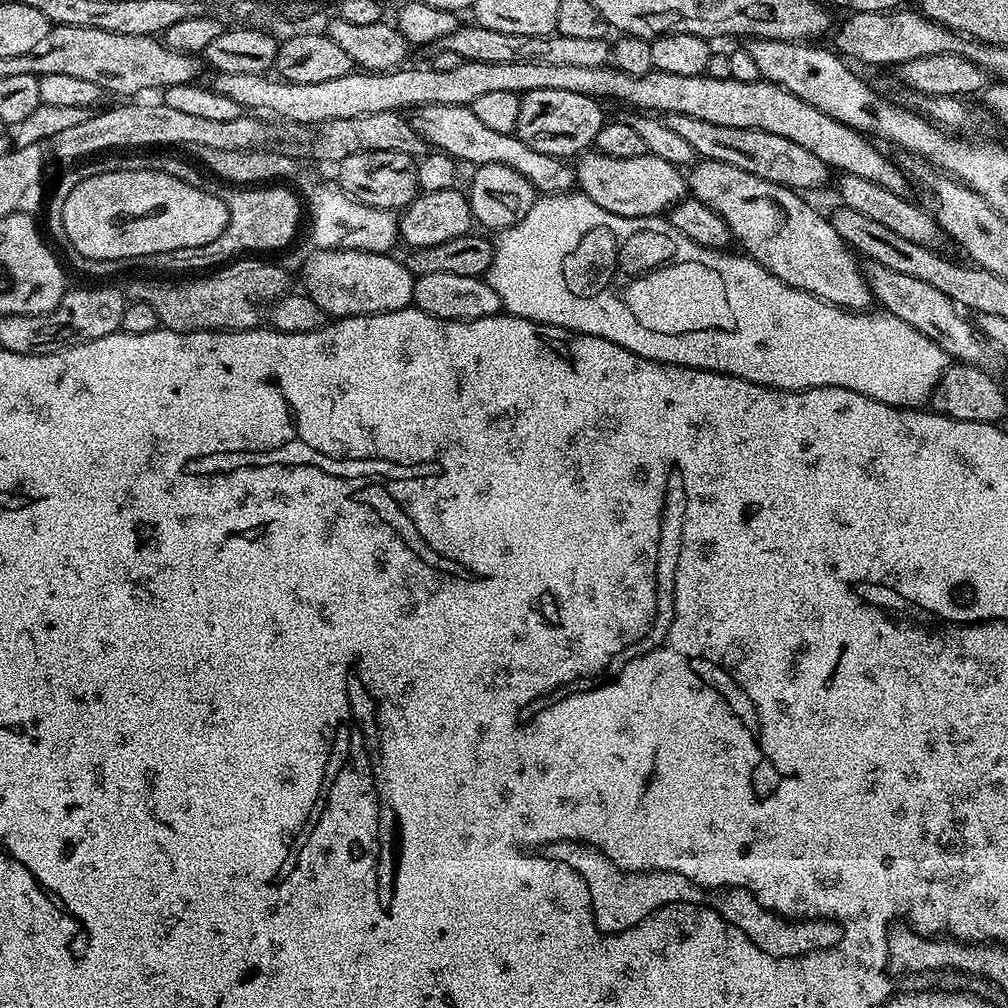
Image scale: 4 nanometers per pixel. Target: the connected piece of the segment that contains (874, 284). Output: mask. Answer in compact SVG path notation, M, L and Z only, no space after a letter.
M873 260L863 265L862 271L873 299L883 311L894 314L894 318L902 318L902 322L906 322L906 326L914 326L918 334L926 334L926 338L942 346L942 350L953 361L984 366L987 365L987 360L994 356L992 345L980 335L973 321L958 305L946 298L946 294L942 294L942 290L929 286L927 282L921 282L919 278L910 278L910 274L898 274L898 270L890 270Z

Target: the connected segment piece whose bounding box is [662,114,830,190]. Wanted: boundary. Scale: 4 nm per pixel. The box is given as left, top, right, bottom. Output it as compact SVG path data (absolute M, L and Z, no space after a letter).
M668 114L662 121L670 126L670 130L674 130L674 134L679 134L686 142L690 142L690 146L694 146L697 157L738 166L738 170L746 170L746 174L758 174L758 178L766 178L766 182L781 184L783 188L820 188L830 175L829 166L822 162L822 158L810 154L810 150L798 146L798 142L790 142L790 138L782 138L779 134L738 126L718 126L714 122L702 122L702 118L690 118L690 114Z

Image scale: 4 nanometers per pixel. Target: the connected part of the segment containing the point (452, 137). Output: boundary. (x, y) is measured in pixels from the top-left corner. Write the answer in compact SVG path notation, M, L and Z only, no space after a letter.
M427 104L421 108L411 109L407 122L413 130L424 139L425 145L464 160L471 166L481 164L501 164L510 166L510 170L518 170L532 183L540 194L571 192L576 184L576 169L567 159L550 154L538 154L538 150L530 150L526 142L522 142L515 134L497 134L488 129L468 106L438 106Z

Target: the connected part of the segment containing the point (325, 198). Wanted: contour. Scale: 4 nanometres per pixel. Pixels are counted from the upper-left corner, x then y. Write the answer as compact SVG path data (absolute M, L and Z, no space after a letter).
M322 182L310 197L312 204L312 240L317 249L341 248L359 252L391 253L398 244L400 225L398 216L391 208L375 208L361 204L353 196L347 196L339 183Z

